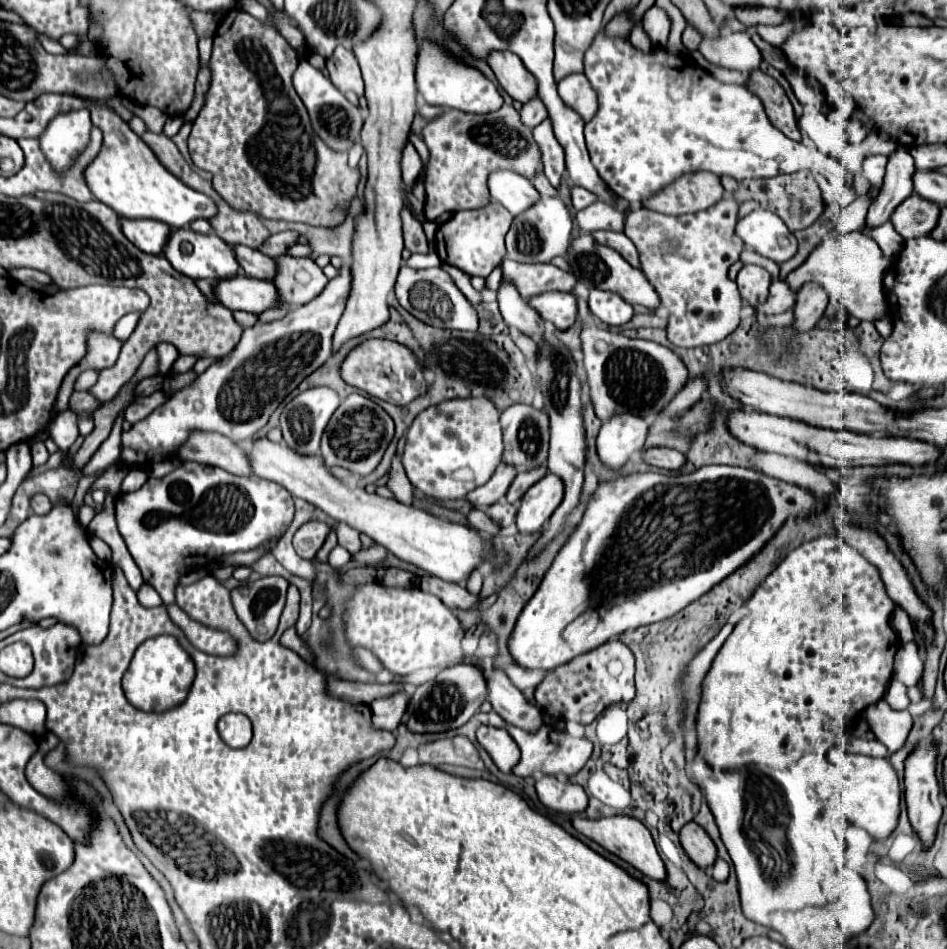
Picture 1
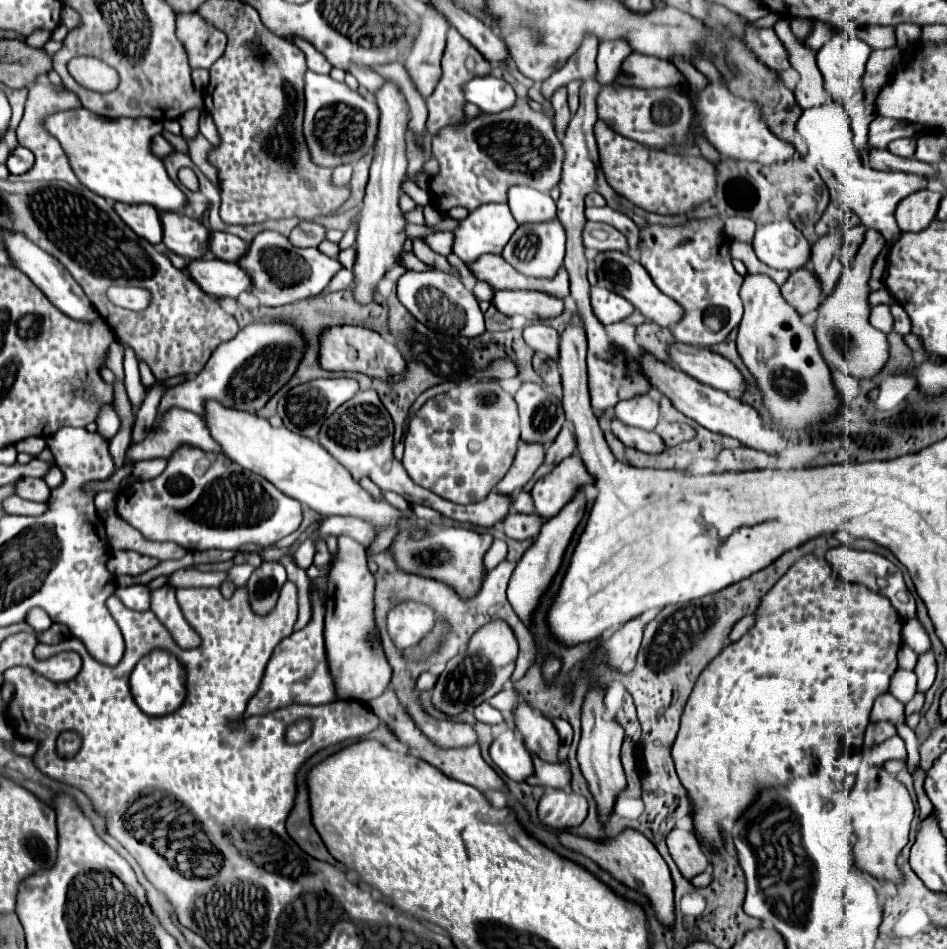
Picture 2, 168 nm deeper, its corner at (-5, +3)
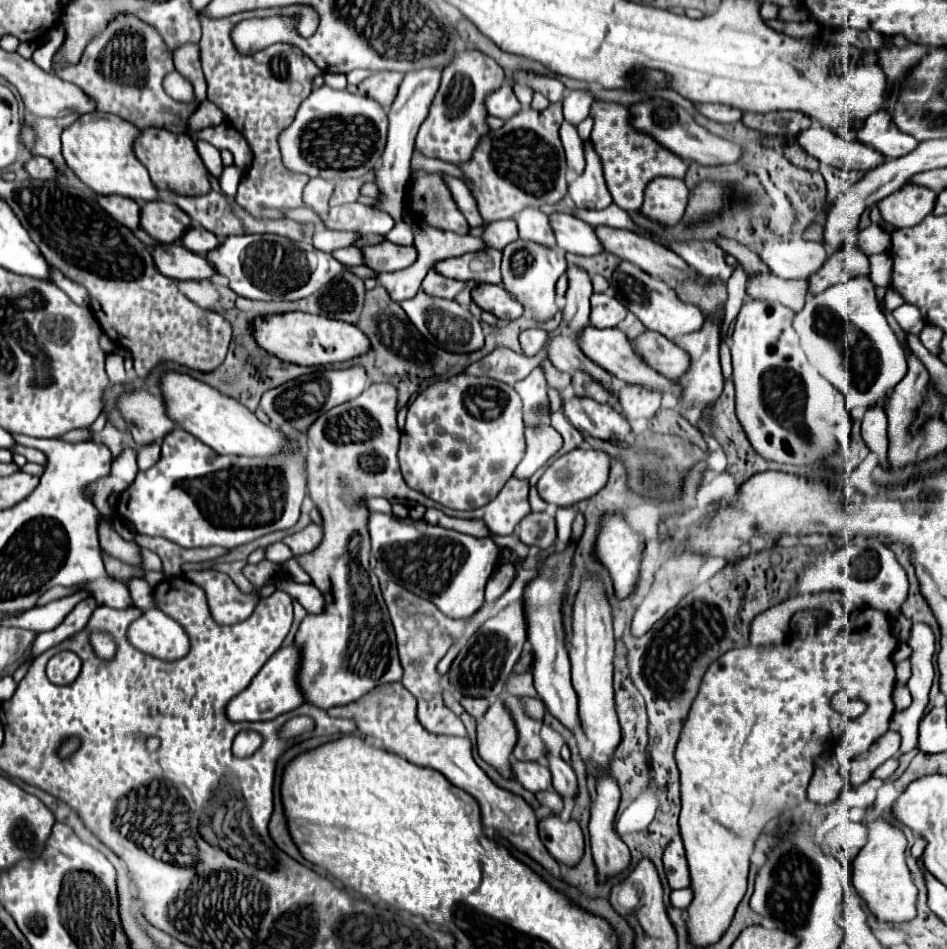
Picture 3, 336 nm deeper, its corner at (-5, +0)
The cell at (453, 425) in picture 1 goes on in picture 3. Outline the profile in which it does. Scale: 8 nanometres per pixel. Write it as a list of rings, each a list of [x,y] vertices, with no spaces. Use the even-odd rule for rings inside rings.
[[[467,373],[437,381],[409,405],[399,441],[401,473],[411,489],[459,511],[487,505],[523,459],[521,399],[511,385]]]

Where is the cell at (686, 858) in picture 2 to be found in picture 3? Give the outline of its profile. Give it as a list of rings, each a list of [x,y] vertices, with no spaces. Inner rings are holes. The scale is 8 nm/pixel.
[[[673,839],[665,853],[663,853],[663,867],[665,875],[669,881],[671,889],[685,889],[689,887],[689,871],[687,871],[687,861],[685,861],[685,849],[681,839]]]

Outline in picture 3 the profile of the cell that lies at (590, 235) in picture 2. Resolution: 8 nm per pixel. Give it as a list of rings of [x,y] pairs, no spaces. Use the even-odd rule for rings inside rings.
[[[551,213],[549,225],[555,231],[557,247],[563,251],[575,255],[597,255],[603,251],[595,239],[593,227],[567,213]]]

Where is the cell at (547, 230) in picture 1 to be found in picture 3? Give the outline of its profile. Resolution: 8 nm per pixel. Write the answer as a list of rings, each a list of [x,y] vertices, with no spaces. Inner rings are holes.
[[[517,239],[503,249],[501,287],[515,301],[519,301],[523,305],[525,317],[529,317],[537,323],[545,323],[559,311],[559,307],[555,303],[555,283],[565,273],[565,269],[567,269],[565,255],[557,247],[549,249],[549,247],[539,247],[537,243],[527,243],[523,239]]]

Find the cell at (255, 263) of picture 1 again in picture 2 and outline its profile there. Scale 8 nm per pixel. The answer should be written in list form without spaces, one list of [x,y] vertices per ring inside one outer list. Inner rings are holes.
[[[213,232],[211,236],[211,252],[215,252],[215,258],[225,262],[239,262],[247,254],[247,248],[249,244],[233,234]]]

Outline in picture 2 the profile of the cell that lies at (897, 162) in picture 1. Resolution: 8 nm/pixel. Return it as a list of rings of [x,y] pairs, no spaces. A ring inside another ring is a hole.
[[[869,228],[865,232],[865,240],[859,248],[855,266],[849,268],[847,272],[843,272],[835,292],[819,306],[815,336],[817,336],[817,342],[825,348],[823,358],[827,362],[837,364],[841,372],[845,372],[853,378],[871,378],[875,372],[879,372],[883,368],[883,364],[889,358],[885,334],[875,330],[869,324],[869,304],[867,304],[867,296],[869,296],[867,272],[869,272],[875,256],[883,250],[883,246],[885,246],[883,236],[875,228]]]

